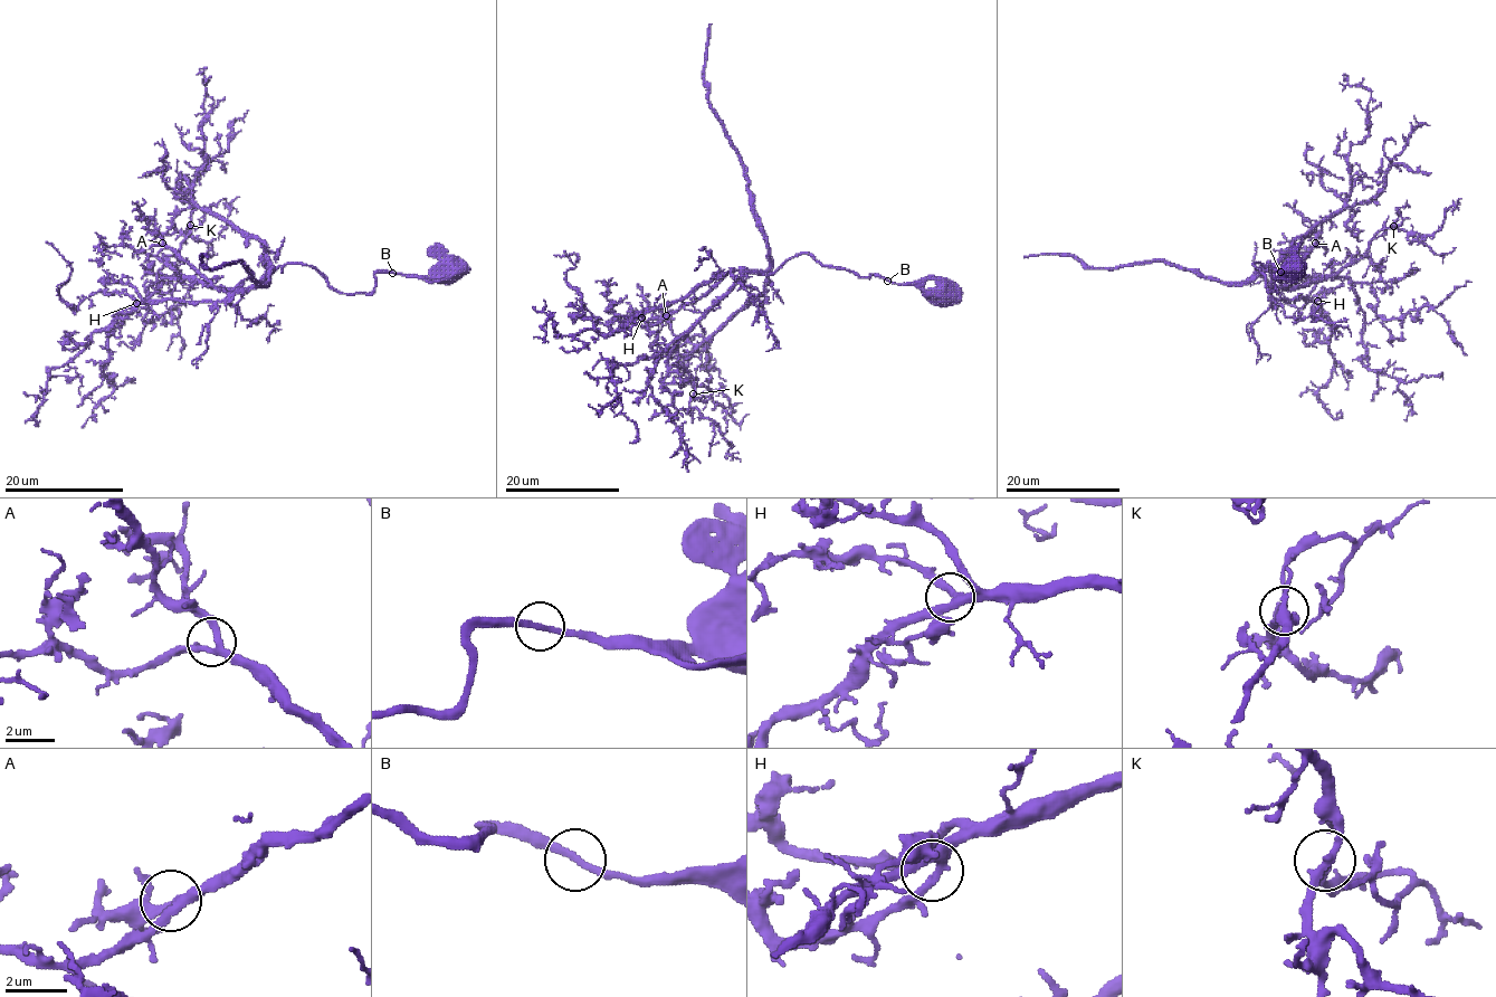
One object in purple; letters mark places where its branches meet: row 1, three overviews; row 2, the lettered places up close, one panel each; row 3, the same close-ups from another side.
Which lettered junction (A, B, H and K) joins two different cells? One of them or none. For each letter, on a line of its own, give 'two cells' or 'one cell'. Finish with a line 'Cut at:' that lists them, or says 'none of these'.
A: one cell
B: one cell
H: one cell
K: one cell
Cut at: none of these

